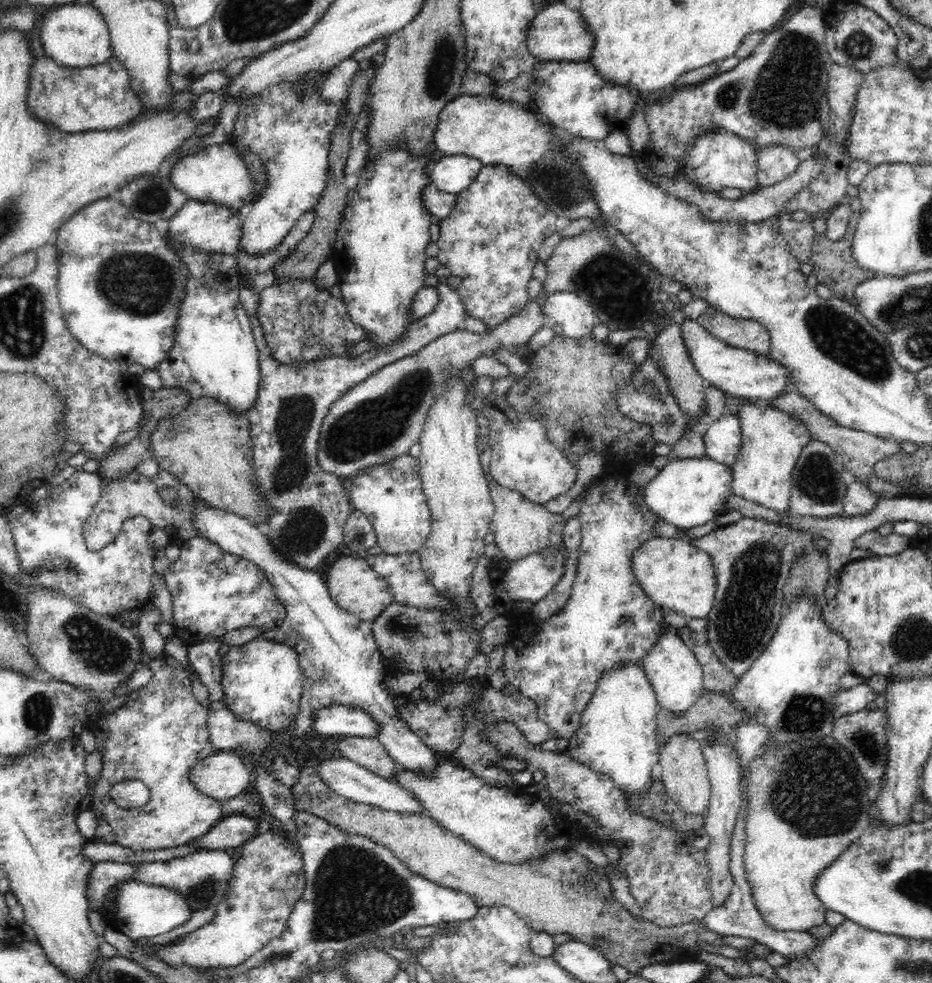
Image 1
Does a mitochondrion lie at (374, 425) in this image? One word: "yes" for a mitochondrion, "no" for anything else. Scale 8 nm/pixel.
yes

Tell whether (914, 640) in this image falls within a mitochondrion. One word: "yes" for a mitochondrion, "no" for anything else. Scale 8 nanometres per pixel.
yes

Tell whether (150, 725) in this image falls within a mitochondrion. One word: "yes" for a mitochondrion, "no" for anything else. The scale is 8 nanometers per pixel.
no

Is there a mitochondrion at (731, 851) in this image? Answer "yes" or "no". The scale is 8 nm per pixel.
no

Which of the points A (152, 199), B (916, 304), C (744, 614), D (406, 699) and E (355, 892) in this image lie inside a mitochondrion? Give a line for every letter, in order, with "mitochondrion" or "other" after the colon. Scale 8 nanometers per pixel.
A: mitochondrion
B: mitochondrion
C: mitochondrion
D: other
E: mitochondrion

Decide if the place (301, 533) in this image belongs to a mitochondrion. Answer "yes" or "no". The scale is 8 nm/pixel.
yes

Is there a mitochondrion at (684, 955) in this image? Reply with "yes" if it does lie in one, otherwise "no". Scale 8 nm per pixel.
no

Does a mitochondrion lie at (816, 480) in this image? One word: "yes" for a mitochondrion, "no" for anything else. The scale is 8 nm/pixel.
yes

